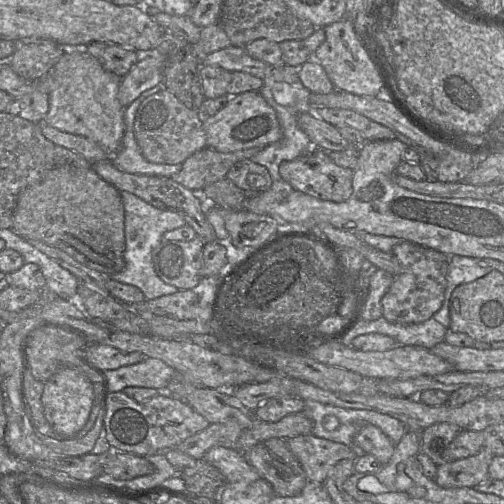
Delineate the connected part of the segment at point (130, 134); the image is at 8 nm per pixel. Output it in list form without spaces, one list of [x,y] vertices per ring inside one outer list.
[[[162,84],[143,92],[136,100],[124,109],[125,132],[120,150],[113,155],[114,166],[120,171],[149,176],[161,176],[171,178],[180,172],[182,164],[156,164],[149,162],[142,155],[134,135],[135,113],[140,104],[152,94],[163,88]]]

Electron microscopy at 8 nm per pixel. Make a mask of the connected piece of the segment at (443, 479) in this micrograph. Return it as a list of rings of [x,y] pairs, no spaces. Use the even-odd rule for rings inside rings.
[[[489,450],[449,461],[438,466],[435,482],[442,488],[475,487],[489,479],[489,465],[493,458]]]

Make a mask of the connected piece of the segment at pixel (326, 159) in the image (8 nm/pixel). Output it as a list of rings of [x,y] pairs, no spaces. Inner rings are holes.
[[[314,145],[297,158],[283,161],[279,165],[279,173],[293,189],[319,200],[341,203],[352,195],[353,170],[336,165],[327,152]]]

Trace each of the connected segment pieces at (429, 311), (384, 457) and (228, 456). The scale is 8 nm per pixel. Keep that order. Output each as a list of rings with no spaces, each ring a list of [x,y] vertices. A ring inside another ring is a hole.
[[[402,241],[393,247],[391,254],[400,263],[402,273],[393,276],[392,285],[382,298],[383,317],[397,324],[420,323],[432,318],[441,308],[444,300],[449,257],[408,241]]]
[[[367,424],[355,435],[353,448],[360,453],[374,456],[382,465],[385,465],[394,453],[395,444],[380,428]]]
[[[212,447],[203,459],[216,467],[228,484],[249,486],[260,478],[258,472],[247,462],[243,452],[225,447]]]

